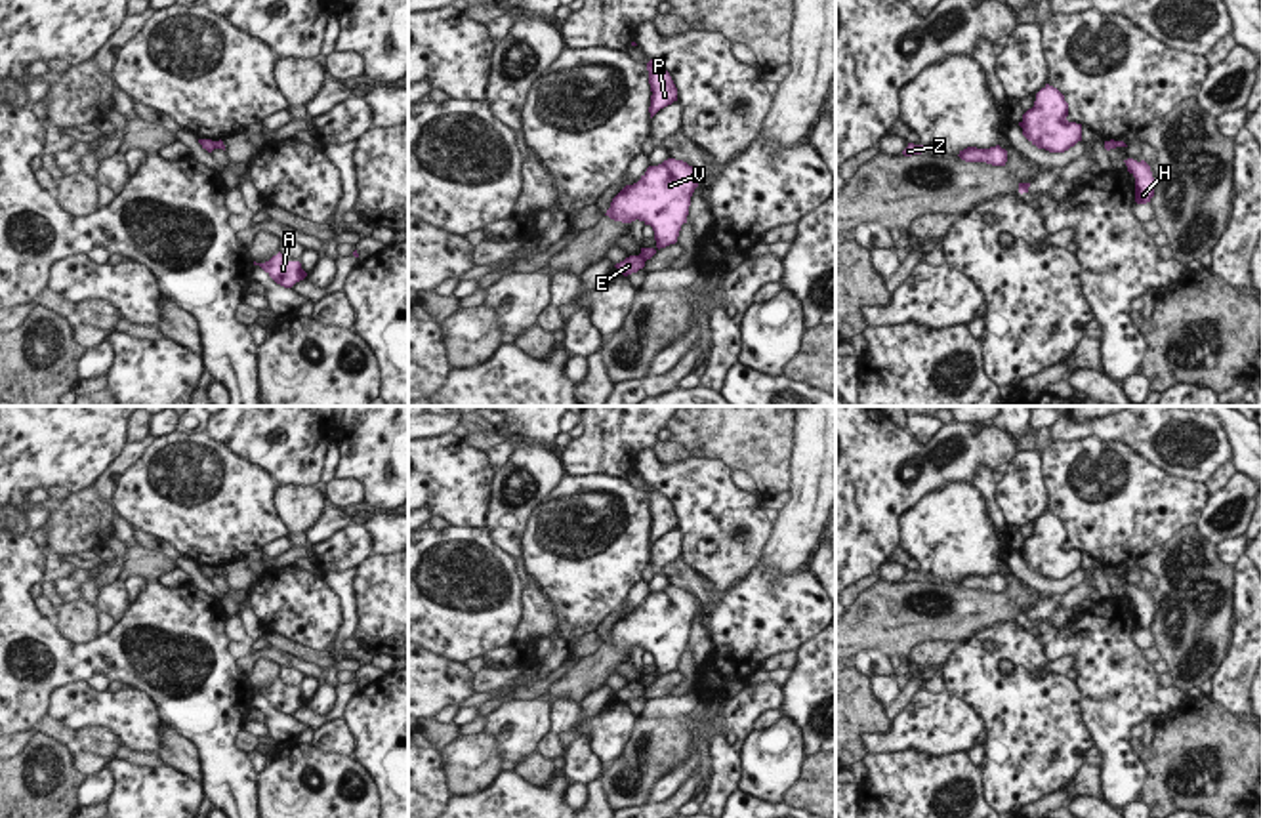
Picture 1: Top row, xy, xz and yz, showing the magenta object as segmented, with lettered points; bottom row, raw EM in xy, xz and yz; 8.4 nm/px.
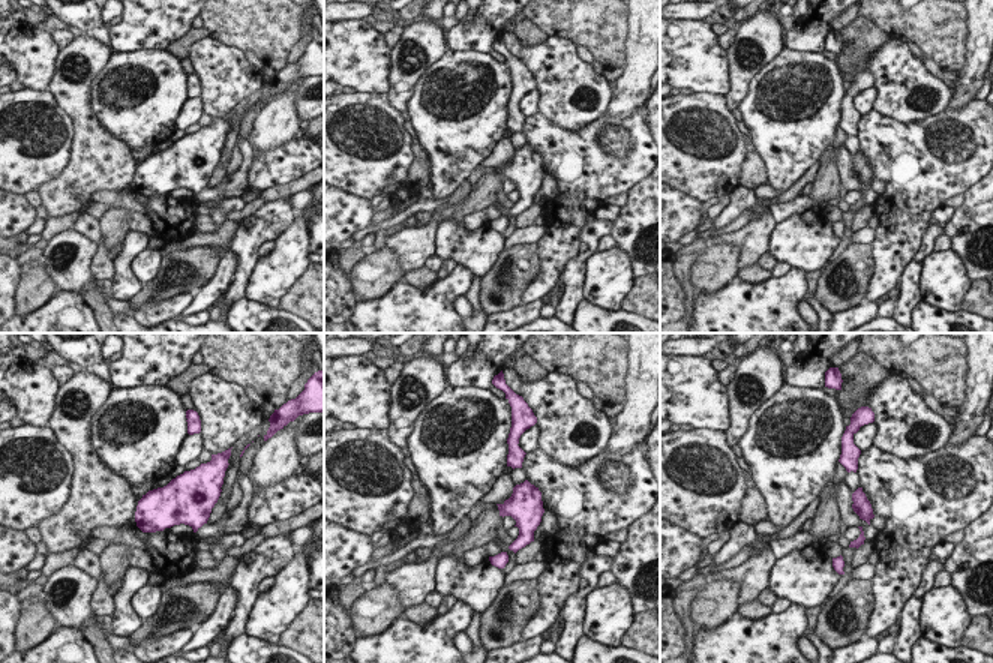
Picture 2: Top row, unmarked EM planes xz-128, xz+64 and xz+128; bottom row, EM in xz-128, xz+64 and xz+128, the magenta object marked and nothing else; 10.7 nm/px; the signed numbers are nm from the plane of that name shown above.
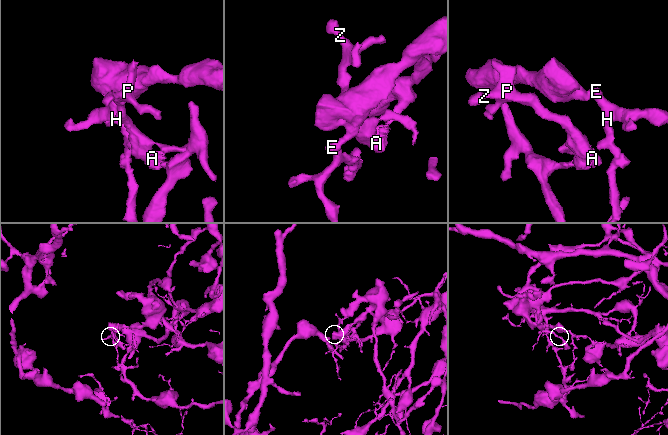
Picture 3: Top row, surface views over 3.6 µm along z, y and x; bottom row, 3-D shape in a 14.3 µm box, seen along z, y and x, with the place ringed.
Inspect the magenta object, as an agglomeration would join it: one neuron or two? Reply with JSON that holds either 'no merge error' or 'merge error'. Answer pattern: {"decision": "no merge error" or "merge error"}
{"decision": "merge error"}

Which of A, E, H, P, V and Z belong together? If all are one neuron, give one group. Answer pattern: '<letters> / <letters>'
A E H P Z / V

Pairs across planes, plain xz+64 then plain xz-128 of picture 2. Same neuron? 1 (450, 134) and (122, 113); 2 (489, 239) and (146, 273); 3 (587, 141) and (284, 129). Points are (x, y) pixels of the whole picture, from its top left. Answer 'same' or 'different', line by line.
1: same
2: same
3: different

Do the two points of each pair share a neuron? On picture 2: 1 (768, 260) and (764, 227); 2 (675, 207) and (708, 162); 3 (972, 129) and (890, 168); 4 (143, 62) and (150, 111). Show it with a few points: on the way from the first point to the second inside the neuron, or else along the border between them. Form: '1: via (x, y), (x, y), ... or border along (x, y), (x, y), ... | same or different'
1: border along (770, 251), (758, 263) | different
2: border along (675, 188), (704, 203) | different
3: via (951, 150), (930, 161), (911, 161) | same
4: via (155, 72), (159, 77), (159, 89), (152, 99) | same

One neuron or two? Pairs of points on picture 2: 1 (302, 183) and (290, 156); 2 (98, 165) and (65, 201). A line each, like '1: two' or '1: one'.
1: two
2: one

